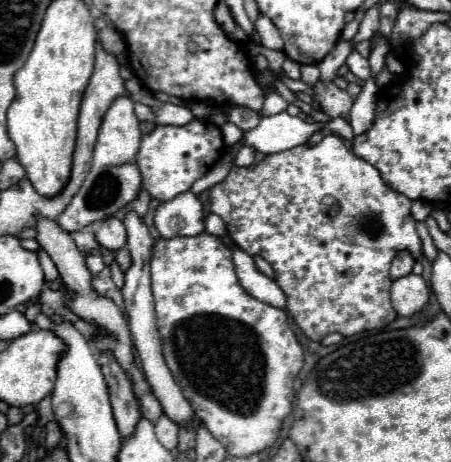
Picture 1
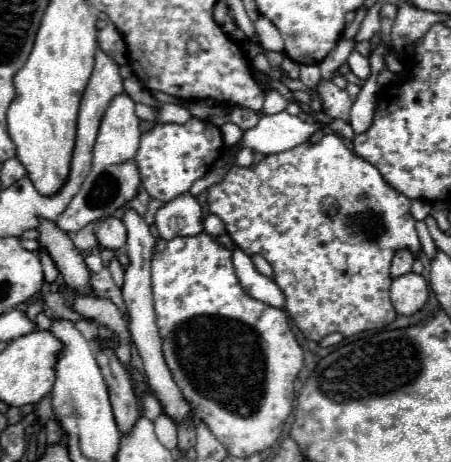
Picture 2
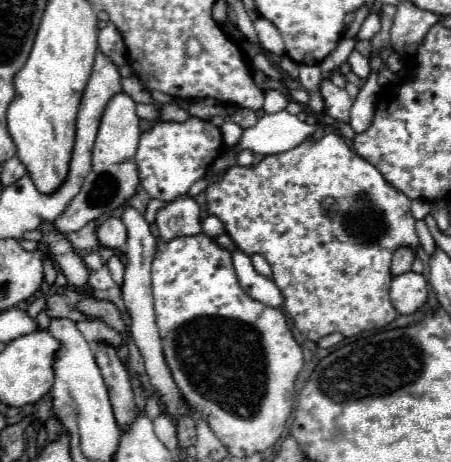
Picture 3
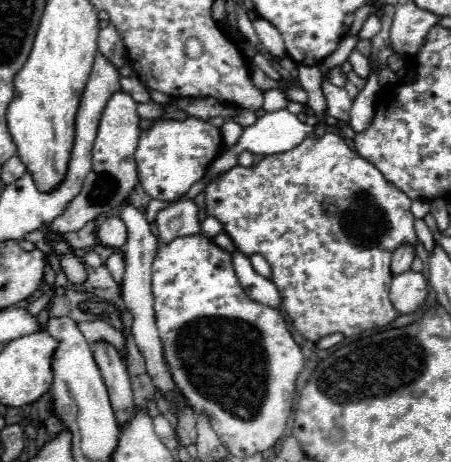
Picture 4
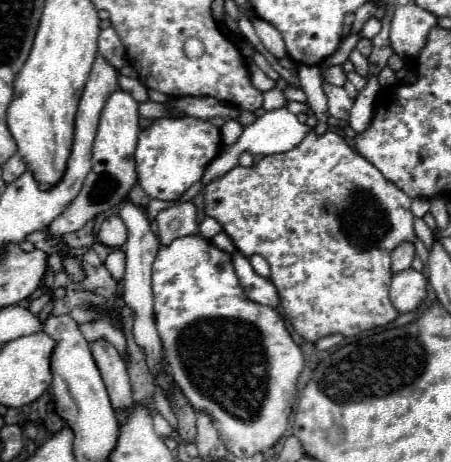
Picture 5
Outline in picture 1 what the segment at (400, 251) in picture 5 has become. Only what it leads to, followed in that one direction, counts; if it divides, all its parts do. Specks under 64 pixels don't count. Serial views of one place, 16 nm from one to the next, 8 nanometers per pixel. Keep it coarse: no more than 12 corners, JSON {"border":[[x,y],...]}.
{"border":[[406,250],[392,260],[390,278],[412,272],[414,258]]}

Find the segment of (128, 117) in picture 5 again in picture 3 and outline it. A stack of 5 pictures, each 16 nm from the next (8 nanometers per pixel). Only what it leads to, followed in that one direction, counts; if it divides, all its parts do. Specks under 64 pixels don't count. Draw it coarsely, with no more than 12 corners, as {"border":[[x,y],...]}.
{"border":[[110,98],[64,234],[120,208],[140,178],[136,102]]}

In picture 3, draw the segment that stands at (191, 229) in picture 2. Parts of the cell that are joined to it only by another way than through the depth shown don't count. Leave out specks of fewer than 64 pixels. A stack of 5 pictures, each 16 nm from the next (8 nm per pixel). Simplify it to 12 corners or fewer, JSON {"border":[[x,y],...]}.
{"border":[[180,196],[156,214],[162,242],[200,234],[200,208]]}

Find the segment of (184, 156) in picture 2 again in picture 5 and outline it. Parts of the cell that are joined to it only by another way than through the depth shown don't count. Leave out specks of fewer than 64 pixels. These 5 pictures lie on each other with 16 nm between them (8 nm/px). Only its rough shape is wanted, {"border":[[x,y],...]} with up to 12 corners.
{"border":[[158,118],[138,136],[138,184],[178,200],[218,156],[220,130]]}

